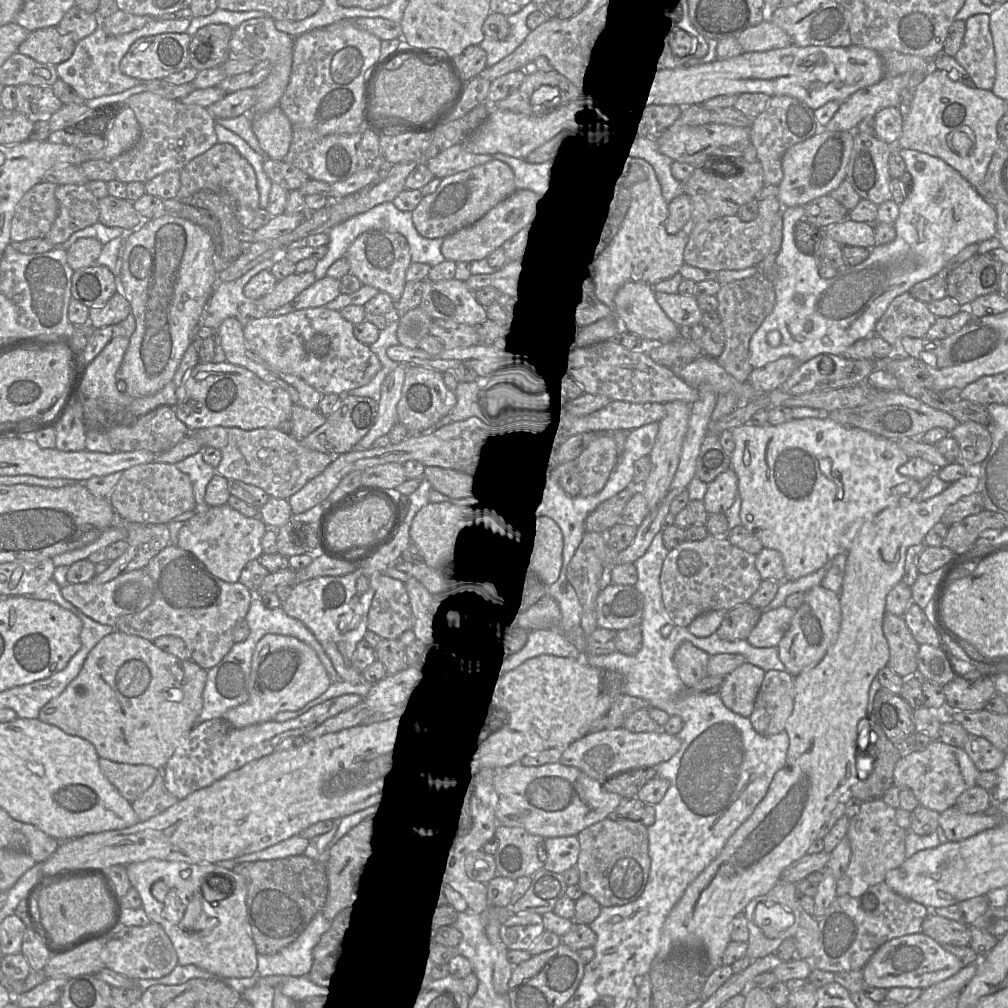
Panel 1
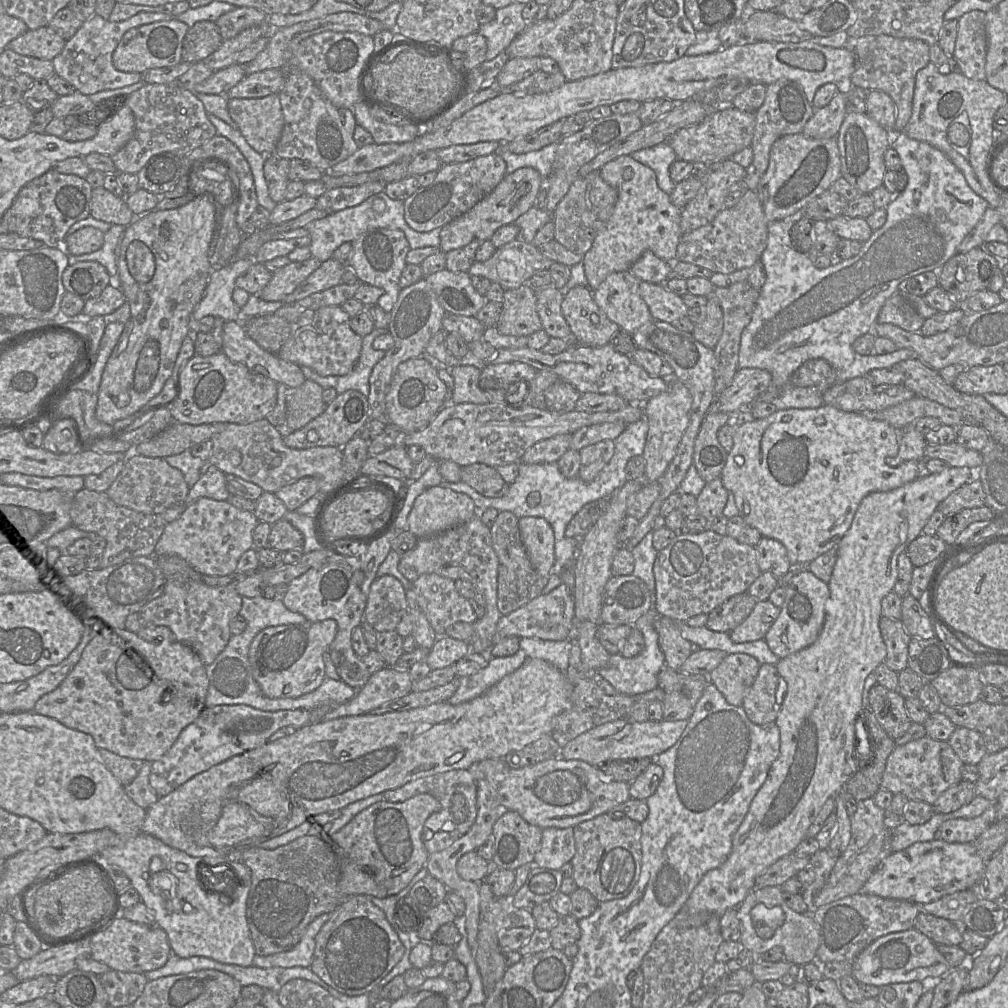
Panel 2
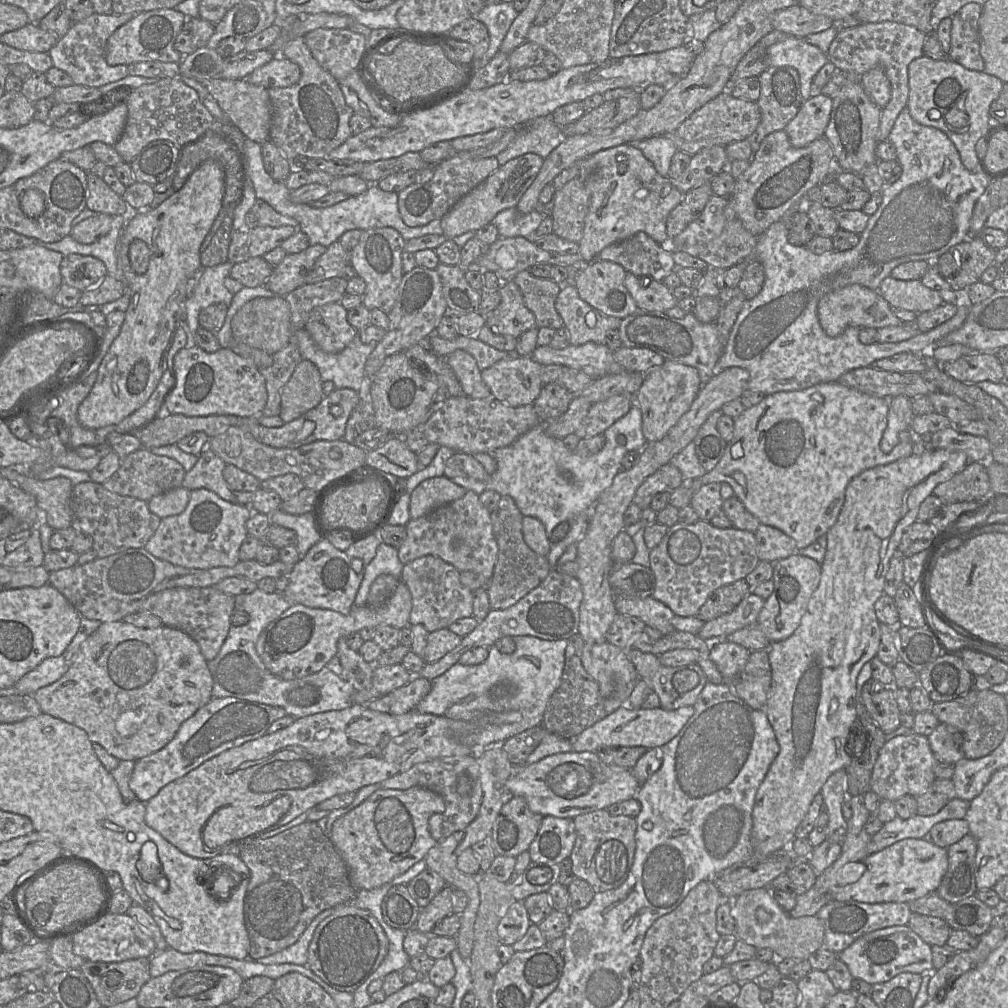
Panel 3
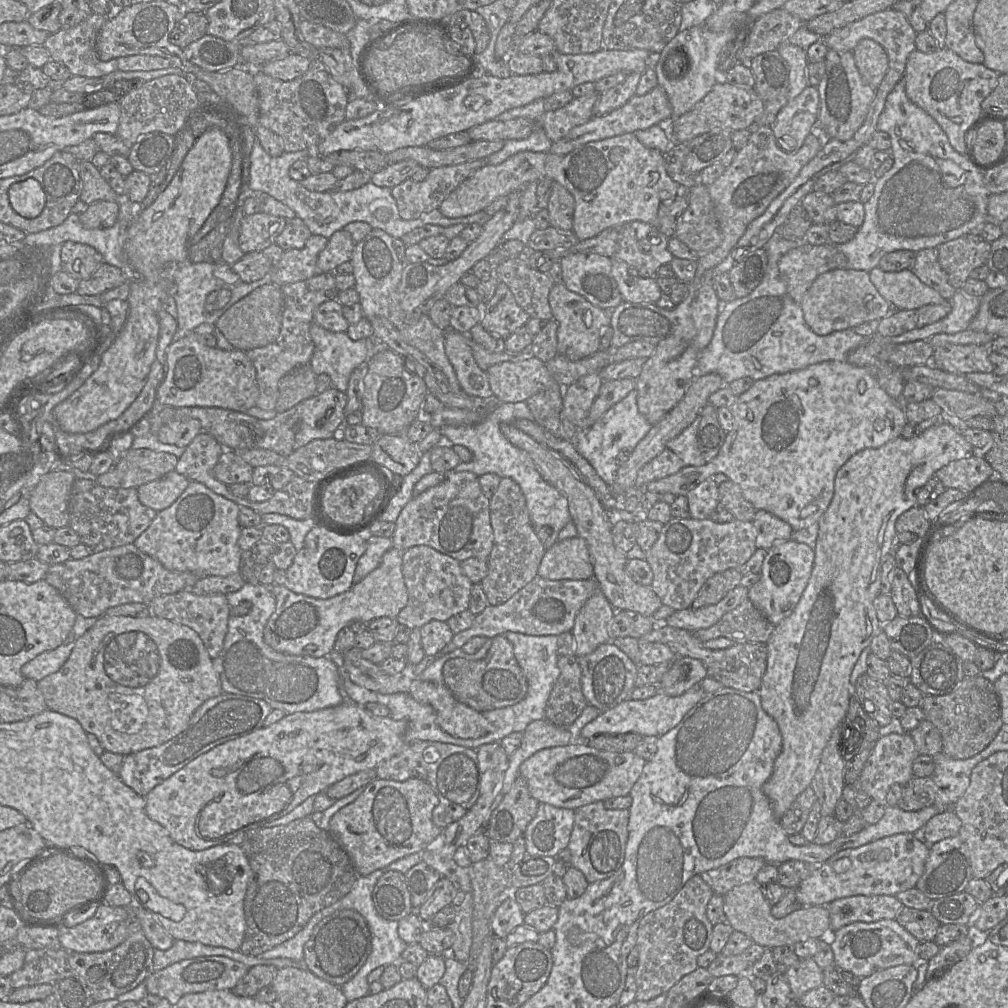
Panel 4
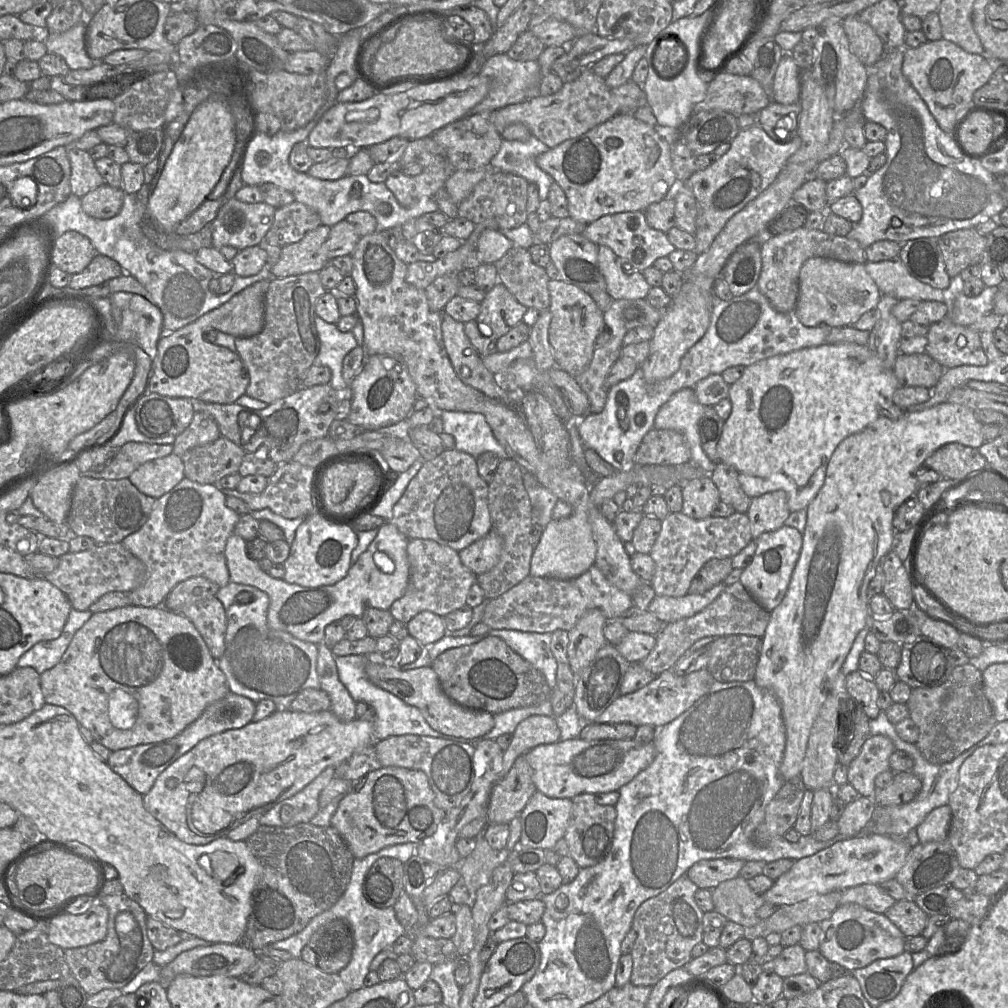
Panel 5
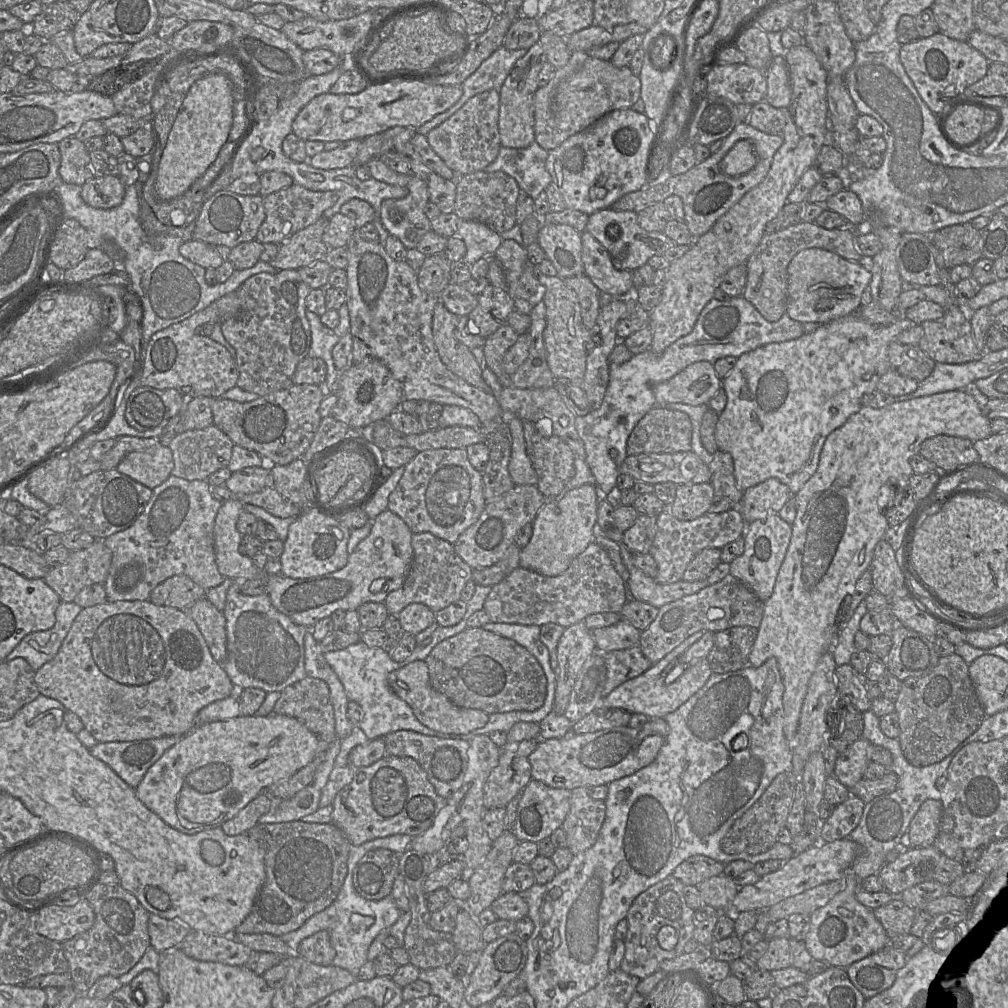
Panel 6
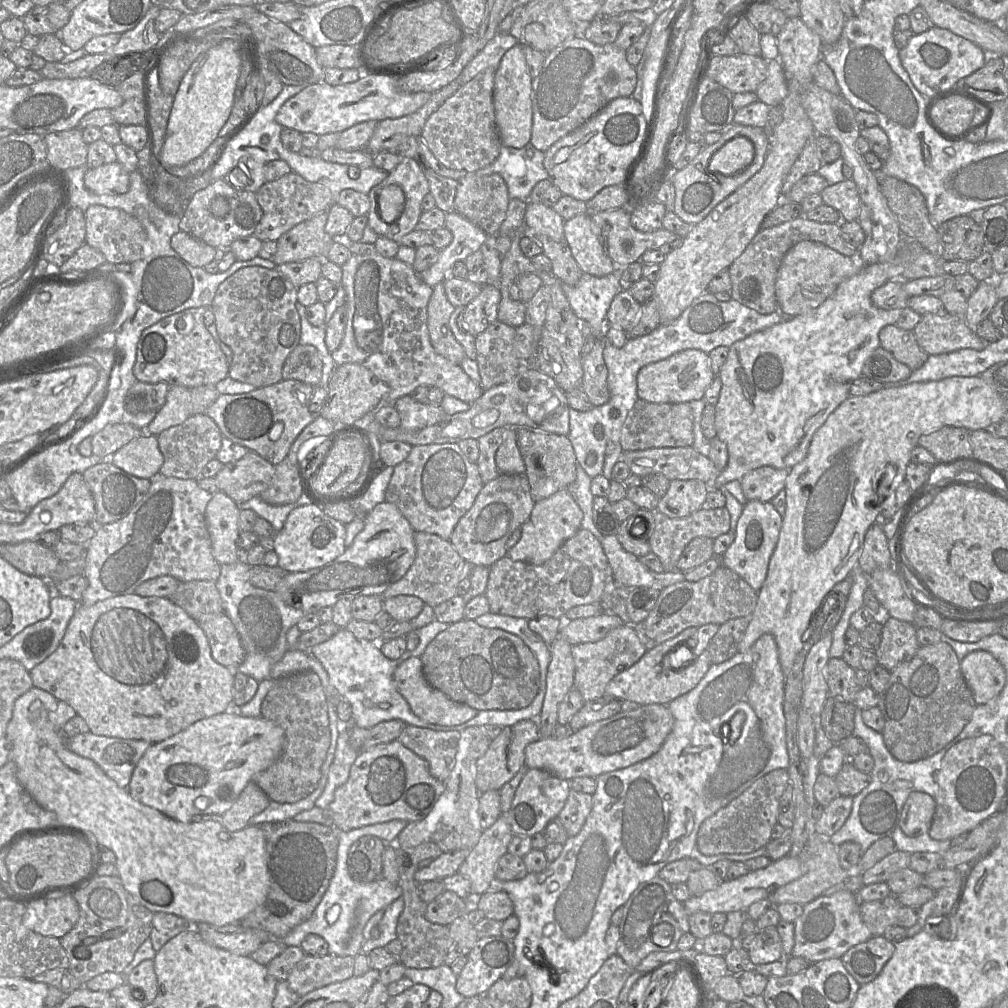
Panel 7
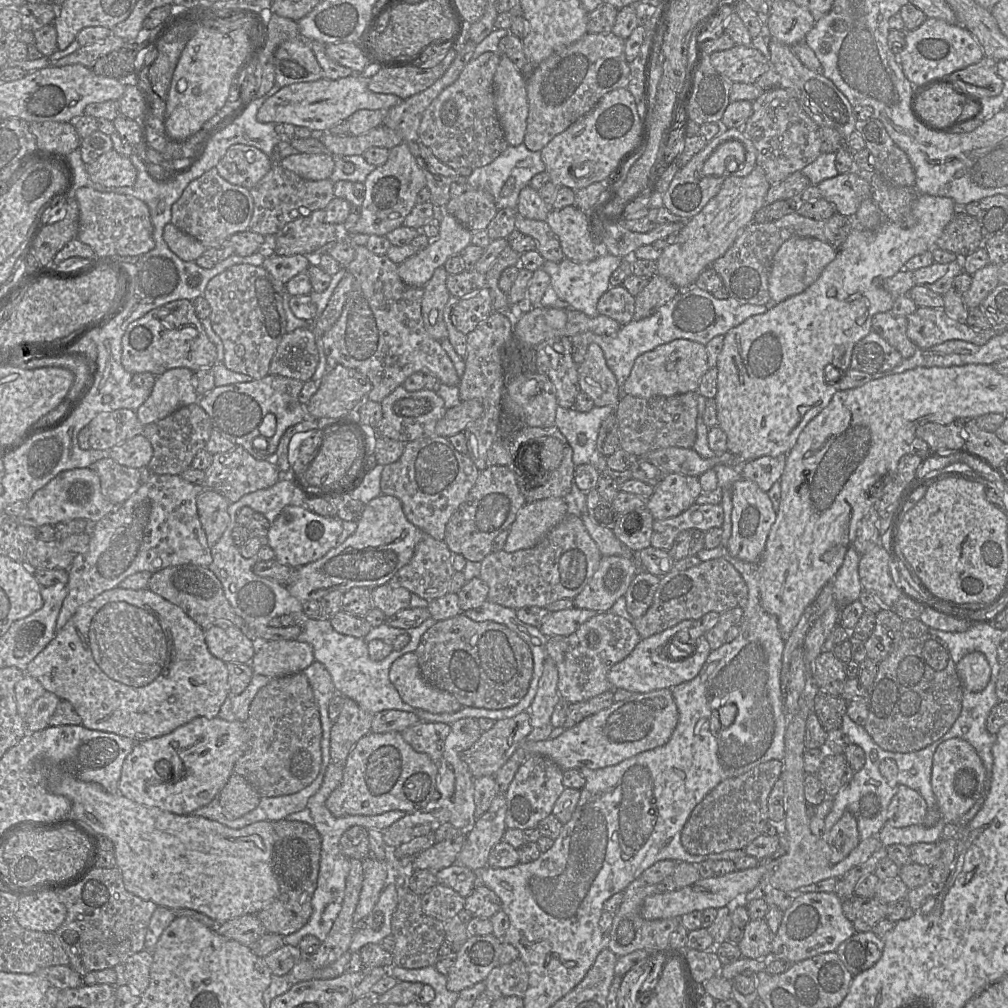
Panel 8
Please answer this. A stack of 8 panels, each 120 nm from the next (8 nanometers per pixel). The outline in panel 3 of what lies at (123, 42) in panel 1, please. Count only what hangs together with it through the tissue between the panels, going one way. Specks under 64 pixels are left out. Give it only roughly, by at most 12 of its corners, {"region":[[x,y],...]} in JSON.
{"region":[[94,12],[49,51],[77,85],[98,88],[129,75],[107,64],[114,31],[138,13]]}

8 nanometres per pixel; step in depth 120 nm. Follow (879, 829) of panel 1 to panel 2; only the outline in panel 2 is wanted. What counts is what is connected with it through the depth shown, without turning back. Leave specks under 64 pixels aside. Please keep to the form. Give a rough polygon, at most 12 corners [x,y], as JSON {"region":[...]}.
{"region":[[859,801],[821,907],[857,894],[893,851],[885,810]]}

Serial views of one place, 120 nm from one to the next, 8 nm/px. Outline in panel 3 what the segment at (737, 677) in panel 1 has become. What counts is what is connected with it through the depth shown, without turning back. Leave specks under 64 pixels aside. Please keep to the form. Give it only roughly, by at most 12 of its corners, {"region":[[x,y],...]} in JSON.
{"region":[[733,642],[711,643],[710,659],[735,680],[750,651]]}

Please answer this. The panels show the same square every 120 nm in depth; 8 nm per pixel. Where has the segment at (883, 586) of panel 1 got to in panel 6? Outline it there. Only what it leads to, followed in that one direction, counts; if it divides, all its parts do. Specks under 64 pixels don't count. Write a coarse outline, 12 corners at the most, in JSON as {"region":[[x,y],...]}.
{"region":[[966,390],[863,405],[793,497],[749,655],[784,734],[924,440],[991,434]]}

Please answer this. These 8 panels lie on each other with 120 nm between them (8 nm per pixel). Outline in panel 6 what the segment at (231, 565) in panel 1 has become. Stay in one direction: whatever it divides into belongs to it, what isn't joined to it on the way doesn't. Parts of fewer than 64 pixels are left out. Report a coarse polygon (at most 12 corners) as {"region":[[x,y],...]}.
{"region":[[170,475],[112,553],[106,602],[149,600],[188,576],[205,590],[221,504]]}

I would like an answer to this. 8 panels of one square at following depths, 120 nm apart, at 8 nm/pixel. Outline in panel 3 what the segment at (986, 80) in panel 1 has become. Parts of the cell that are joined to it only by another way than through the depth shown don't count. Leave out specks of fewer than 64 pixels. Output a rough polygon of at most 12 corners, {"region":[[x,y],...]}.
{"region":[[965,4],[951,17],[949,58],[984,71],[982,6]]}

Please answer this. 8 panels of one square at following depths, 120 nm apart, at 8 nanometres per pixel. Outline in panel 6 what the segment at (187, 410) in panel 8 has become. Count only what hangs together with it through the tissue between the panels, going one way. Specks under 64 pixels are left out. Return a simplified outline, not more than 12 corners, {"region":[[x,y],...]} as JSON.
{"region":[[215,424],[169,444],[172,475],[207,480],[234,445]]}

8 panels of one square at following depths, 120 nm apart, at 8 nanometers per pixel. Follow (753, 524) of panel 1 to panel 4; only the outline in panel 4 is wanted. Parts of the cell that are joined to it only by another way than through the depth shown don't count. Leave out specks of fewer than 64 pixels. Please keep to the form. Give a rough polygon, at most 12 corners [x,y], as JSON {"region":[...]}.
{"region":[[863,366],[753,382],[702,466],[632,488],[687,494],[724,474],[793,531],[837,471],[902,437],[904,404]]}

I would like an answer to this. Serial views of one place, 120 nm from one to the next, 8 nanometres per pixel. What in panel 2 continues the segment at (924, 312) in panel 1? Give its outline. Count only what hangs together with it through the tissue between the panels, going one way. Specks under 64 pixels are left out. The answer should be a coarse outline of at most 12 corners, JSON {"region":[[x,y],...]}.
{"region":[[900,292],[885,301],[877,323],[920,332],[924,321]]}

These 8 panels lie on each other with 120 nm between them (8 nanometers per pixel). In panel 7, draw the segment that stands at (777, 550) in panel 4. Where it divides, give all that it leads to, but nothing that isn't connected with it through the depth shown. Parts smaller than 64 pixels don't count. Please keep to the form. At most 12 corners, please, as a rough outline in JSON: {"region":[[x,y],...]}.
{"region":[[748,500],[721,564],[756,592],[767,576],[782,517]]}

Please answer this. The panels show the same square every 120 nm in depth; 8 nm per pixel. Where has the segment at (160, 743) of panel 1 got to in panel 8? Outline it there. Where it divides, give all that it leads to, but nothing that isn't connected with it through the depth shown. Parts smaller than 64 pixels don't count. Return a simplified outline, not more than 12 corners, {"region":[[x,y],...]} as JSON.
{"region":[[149,589],[81,606],[25,671],[133,741],[218,717],[226,663]]}

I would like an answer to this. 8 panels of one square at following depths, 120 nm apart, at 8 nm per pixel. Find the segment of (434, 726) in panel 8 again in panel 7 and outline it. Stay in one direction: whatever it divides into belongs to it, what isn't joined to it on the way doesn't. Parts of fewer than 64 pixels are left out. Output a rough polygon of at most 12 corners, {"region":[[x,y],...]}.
{"region":[[407,725],[398,740],[446,782],[460,732]]}

